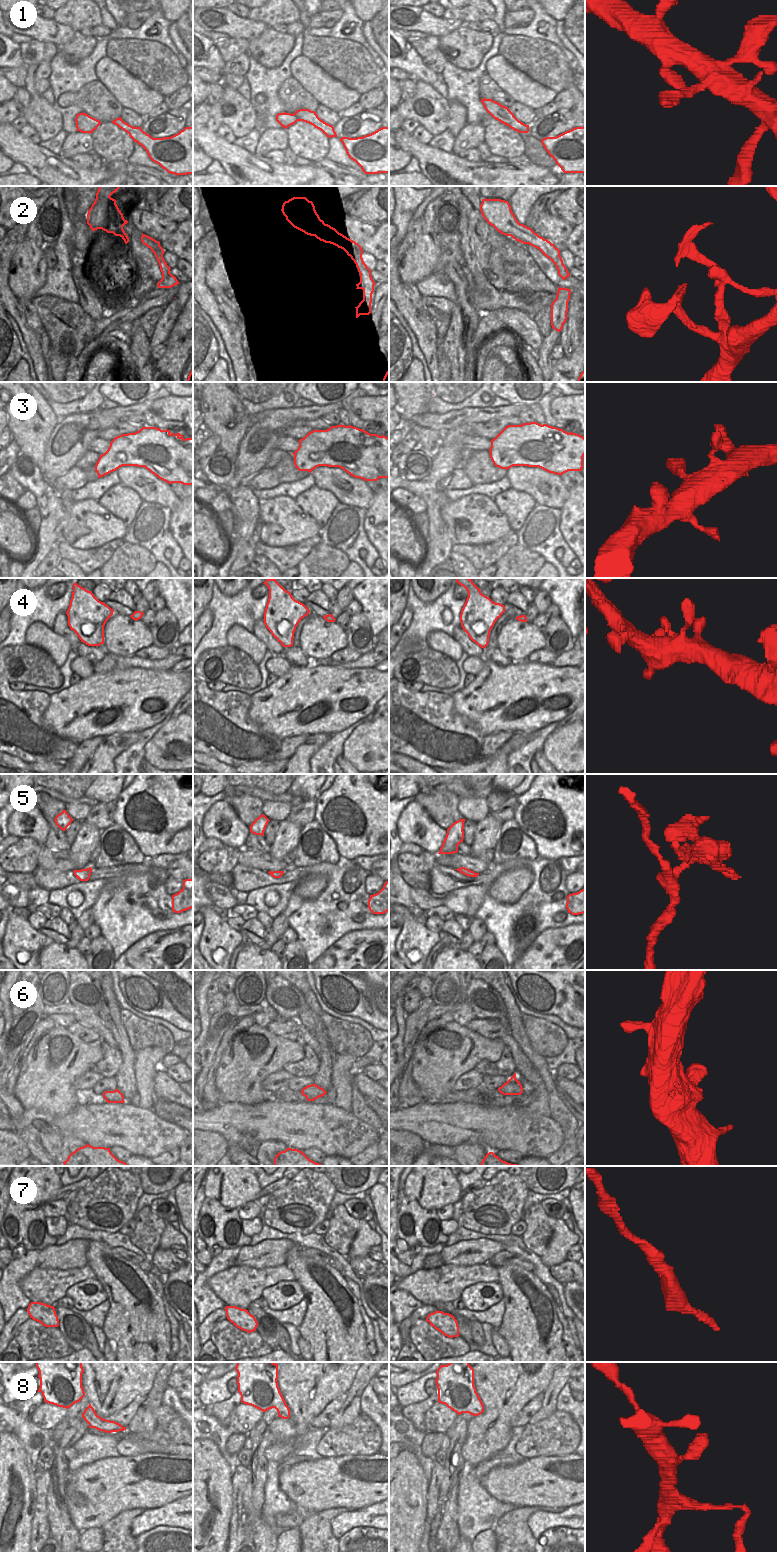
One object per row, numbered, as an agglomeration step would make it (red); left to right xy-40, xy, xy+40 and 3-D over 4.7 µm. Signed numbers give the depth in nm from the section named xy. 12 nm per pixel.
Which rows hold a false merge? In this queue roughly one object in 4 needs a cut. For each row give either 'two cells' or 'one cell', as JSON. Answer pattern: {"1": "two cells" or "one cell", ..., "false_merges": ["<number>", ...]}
{"1": "one cell", "2": "one cell", "3": "one cell", "4": "one cell", "5": "two cells", "6": "one cell", "7": "one cell", "8": "one cell", "false_merges": ["5"]}

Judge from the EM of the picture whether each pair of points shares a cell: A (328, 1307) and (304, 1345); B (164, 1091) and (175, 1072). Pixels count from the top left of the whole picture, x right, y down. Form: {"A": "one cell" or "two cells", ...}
{"A": "two cells", "B": "two cells"}

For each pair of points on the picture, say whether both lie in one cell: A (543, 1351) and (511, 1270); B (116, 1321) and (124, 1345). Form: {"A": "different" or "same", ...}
{"A": "same", "B": "same"}

